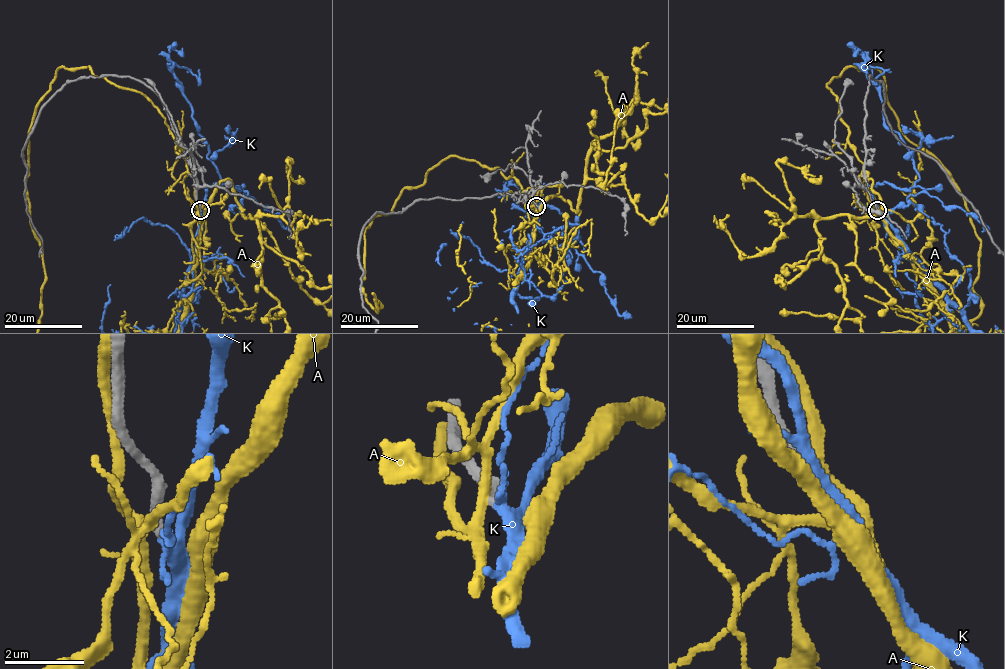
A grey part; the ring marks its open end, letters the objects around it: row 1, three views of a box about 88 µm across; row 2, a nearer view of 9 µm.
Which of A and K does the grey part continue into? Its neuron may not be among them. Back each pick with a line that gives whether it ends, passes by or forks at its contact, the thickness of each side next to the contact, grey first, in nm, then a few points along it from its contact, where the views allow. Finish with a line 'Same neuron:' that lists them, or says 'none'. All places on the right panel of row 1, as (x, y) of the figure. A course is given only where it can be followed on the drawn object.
K: it forks | 240/280 nm
Same neuron: K

